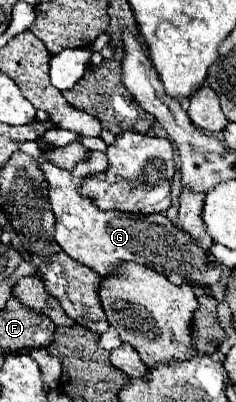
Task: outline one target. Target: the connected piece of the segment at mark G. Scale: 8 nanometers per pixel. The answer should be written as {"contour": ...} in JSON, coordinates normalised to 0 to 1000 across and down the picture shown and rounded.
{"contour":[[[114,348],[81,363],[89,378],[131,383],[165,408],[208,473],[208,502],[233,532],[233,587],[242,607],[267,617],[284,637],[309,647],[394,667],[419,687],[445,687],[479,672],[479,662],[513,647],[564,647],[614,657],[682,682],[699,682],[733,706],[818,706],[818,711],[886,711],[928,697],[928,667],[903,652],[869,652],[877,632],[835,617],[758,567],[742,567],[699,532],[530,532],[530,527],[436,527],[377,493],[326,478],[326,458],[343,438],[377,428],[428,428],[453,418],[445,378],[377,378],[352,398],[318,408],[309,423],[275,423],[233,413],[191,393],[191,373],[157,348]]]}

